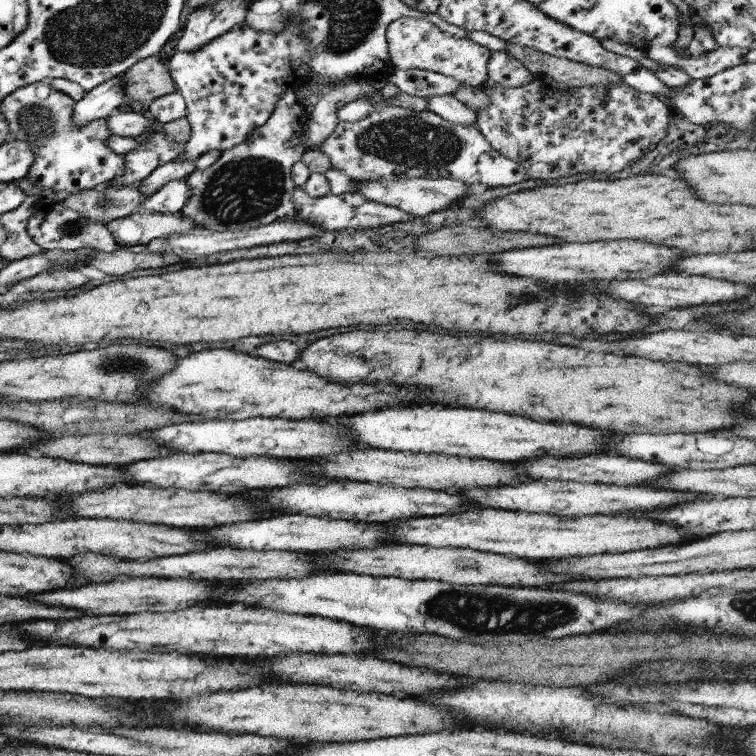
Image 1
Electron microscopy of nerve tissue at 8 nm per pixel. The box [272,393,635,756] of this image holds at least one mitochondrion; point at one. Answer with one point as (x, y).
(496, 613)

